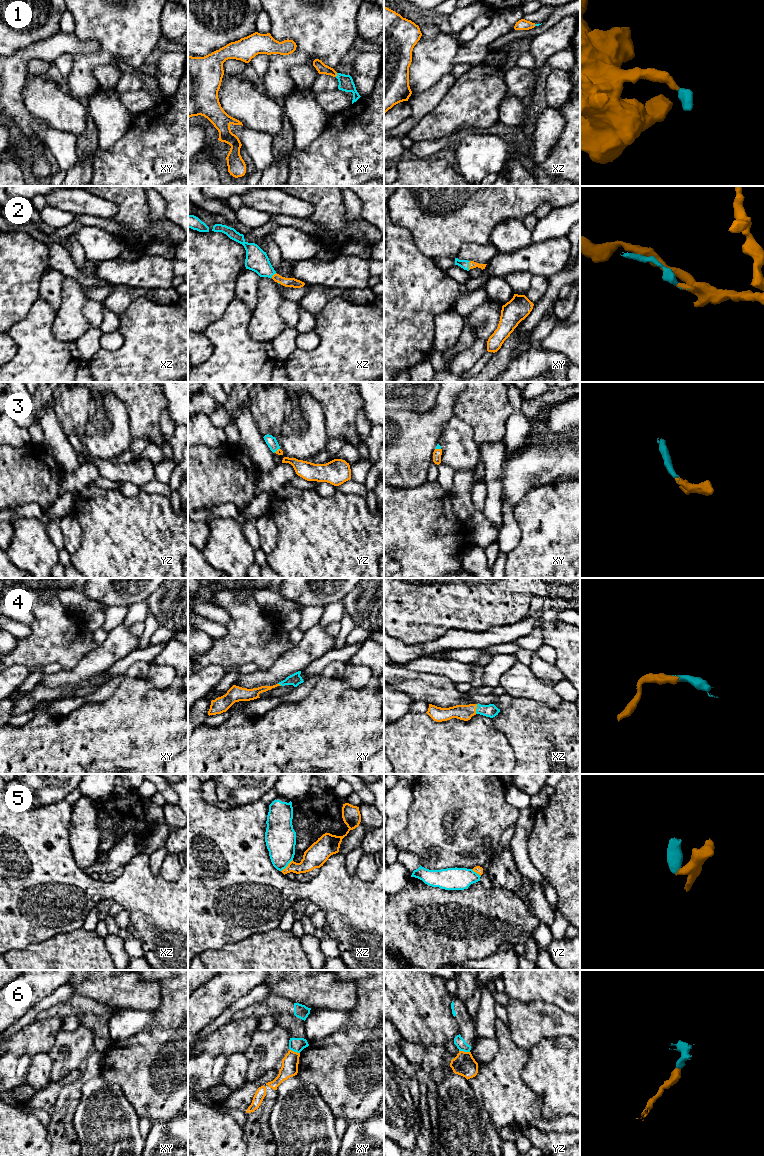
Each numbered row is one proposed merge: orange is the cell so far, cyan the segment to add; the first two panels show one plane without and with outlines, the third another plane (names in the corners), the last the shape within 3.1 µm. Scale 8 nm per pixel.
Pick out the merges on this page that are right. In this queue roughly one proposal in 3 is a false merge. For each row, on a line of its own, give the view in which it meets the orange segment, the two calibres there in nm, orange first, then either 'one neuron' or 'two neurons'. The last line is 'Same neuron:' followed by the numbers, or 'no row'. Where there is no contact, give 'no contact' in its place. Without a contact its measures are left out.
1: contact in xy; calibres 80 and 120 nm; one neuron
2: contact in xy; calibres 60 and 70 nm; one neuron
3: contact in xy; calibres 70 and 40 nm; one neuron
4: contact in xz; calibres 130 and 100 nm; one neuron
5: contact in xz; calibres 180 and 260 nm; two neurons
6: contact in yz; calibres 180 and 80 nm; two neurons
Same neuron: 1, 2, 3, 4

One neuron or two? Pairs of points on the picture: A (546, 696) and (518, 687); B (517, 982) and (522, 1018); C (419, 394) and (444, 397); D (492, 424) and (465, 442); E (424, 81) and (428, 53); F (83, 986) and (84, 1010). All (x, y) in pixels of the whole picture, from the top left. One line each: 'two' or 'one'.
A: one
B: two
C: two
D: two
E: one
F: two

